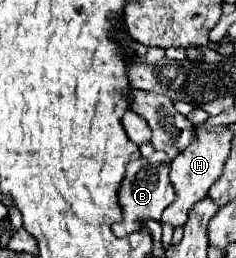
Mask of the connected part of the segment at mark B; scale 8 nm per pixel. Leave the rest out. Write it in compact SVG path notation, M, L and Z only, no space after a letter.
M154 151L150 157L140 157L140 159L130 161L126 165L126 173L124 173L124 179L118 189L118 203L122 207L122 221L112 225L112 233L116 237L124 237L128 233L140 231L142 223L146 223L148 219L160 221L162 211L174 199L174 187L170 185L168 171L170 171L170 157L166 157L166 153L162 153L162 151Z

